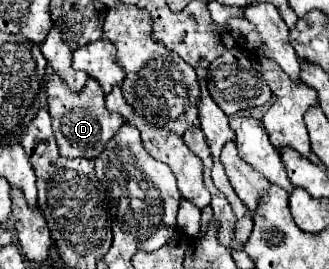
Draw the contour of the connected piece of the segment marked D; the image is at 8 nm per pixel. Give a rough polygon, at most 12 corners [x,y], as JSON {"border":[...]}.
{"border":[[94,79],[82,93],[48,81],[52,129],[66,159],[94,161],[124,125]]}

